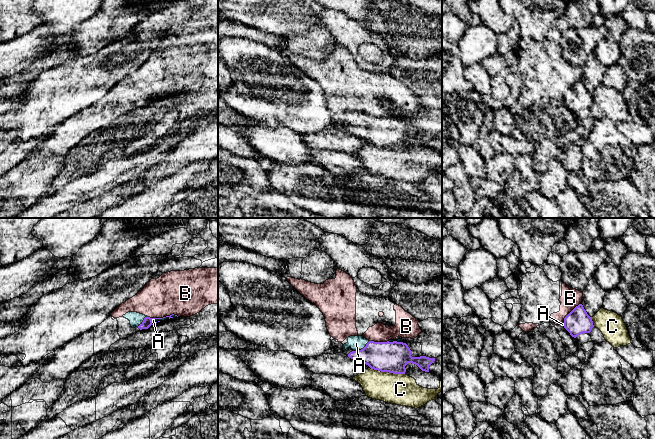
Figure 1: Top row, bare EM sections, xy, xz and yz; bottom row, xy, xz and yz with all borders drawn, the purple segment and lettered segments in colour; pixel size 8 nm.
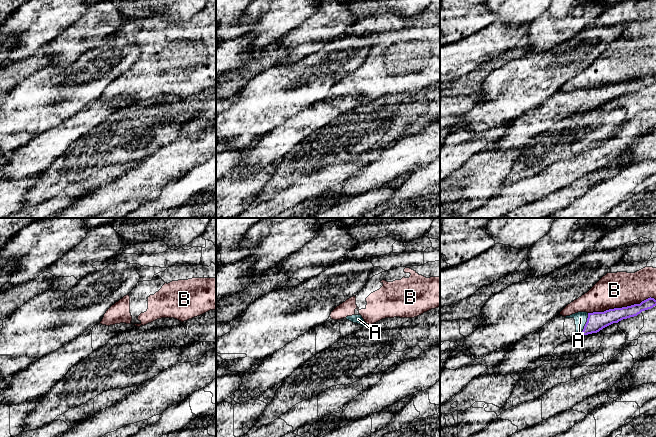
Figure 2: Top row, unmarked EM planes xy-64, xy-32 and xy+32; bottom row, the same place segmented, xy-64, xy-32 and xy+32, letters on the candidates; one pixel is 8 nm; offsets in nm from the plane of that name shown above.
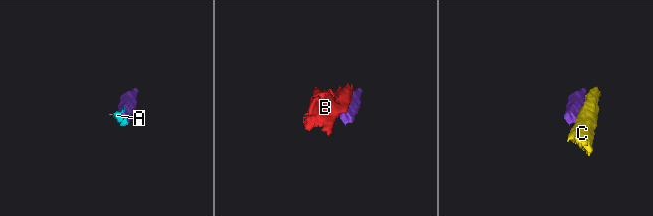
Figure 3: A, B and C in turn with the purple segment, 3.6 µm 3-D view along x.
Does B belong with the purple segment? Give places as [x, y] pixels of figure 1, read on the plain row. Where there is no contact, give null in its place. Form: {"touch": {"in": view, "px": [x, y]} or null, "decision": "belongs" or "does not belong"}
{"touch": {"in": "xy", "px": [163, 93]}, "decision": "does not belong"}

